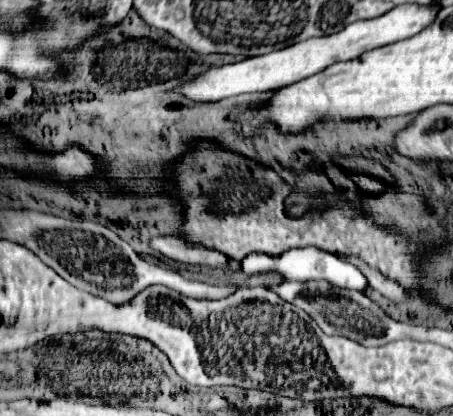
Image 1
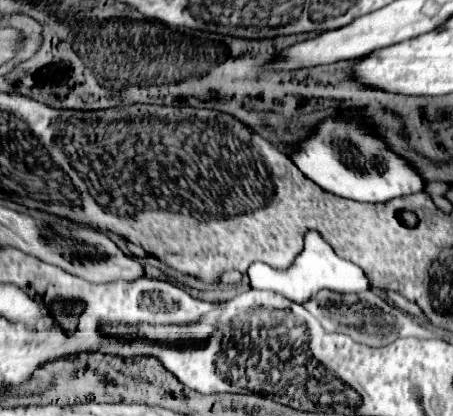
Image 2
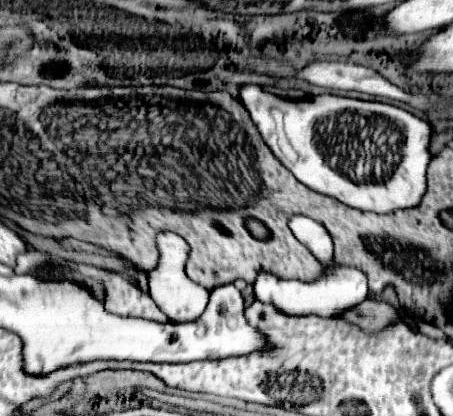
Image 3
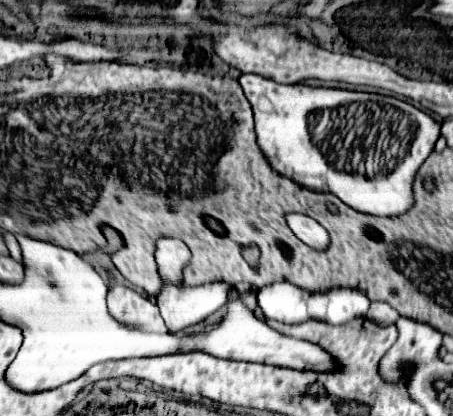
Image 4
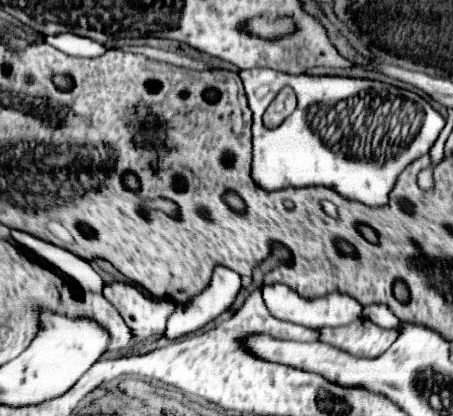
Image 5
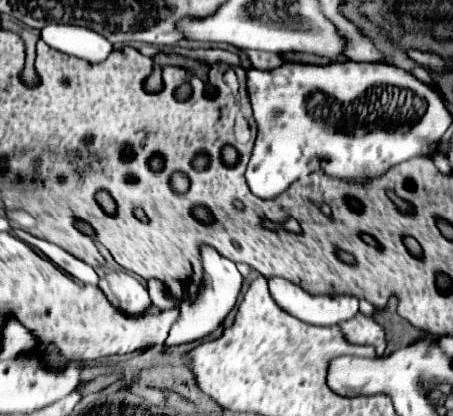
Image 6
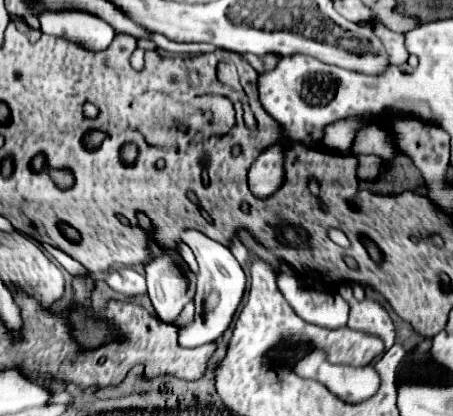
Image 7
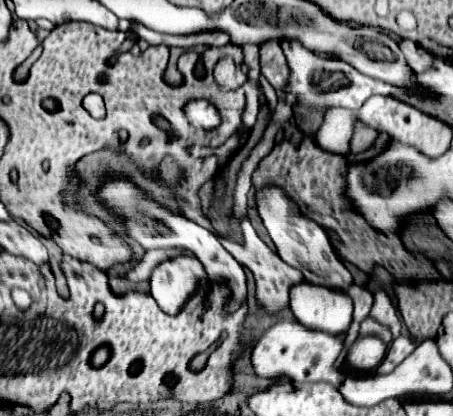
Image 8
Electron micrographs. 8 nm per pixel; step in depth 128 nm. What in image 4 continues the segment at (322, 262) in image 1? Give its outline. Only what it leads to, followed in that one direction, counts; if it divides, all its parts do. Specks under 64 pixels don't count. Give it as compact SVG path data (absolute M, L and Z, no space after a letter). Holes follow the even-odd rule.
M289 213L285 218L289 228L304 244L316 250L324 250L329 246L328 232L314 219L300 213ZM276 282L259 289L258 306L266 318L282 324L302 324L310 320L308 292L288 282ZM332 288L328 292L322 294L326 308L324 308L324 316L320 320L328 322L328 324L346 324L354 318L366 316L370 300L360 294L358 290L350 290L350 288Z

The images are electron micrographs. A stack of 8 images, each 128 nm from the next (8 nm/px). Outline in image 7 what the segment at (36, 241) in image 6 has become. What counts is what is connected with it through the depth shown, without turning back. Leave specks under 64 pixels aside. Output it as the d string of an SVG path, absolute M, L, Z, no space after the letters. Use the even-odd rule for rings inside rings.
M44 244L44 248L72 274L72 276L86 276L88 274L88 270L80 264L80 262L76 262L74 258L70 258L68 254L64 254L64 252L60 252L58 248L54 248L54 246L48 246L48 244Z

